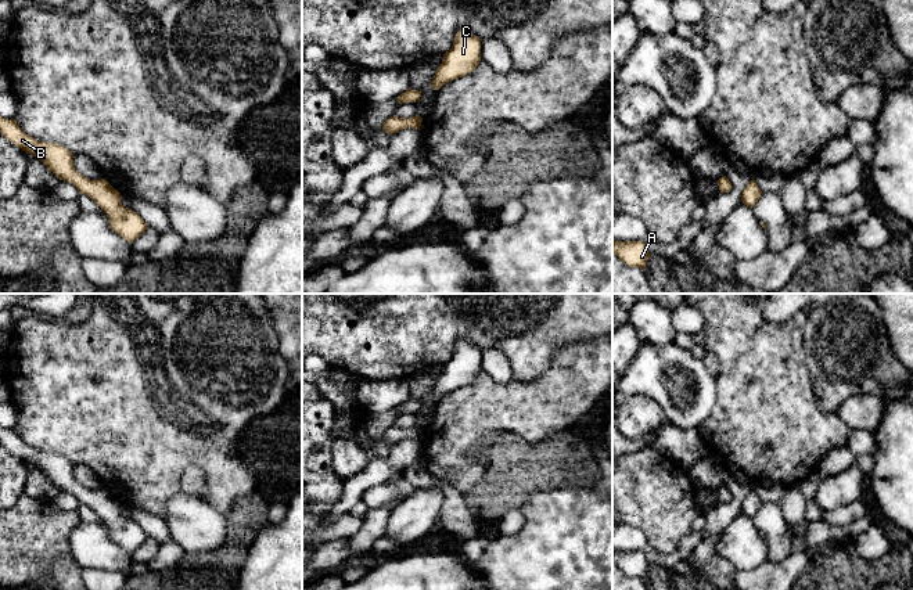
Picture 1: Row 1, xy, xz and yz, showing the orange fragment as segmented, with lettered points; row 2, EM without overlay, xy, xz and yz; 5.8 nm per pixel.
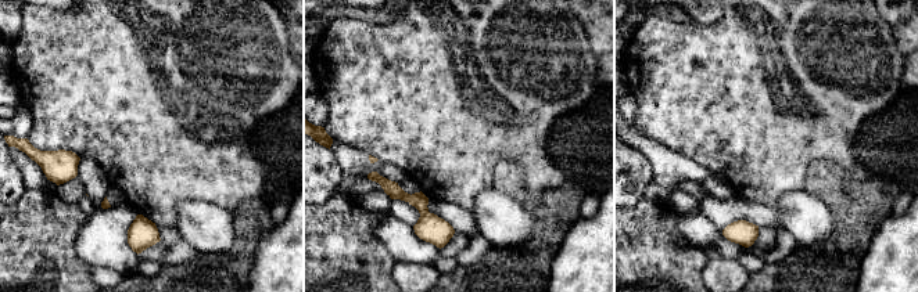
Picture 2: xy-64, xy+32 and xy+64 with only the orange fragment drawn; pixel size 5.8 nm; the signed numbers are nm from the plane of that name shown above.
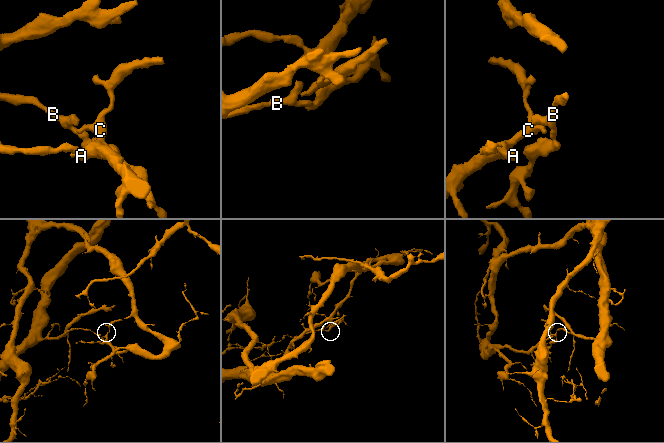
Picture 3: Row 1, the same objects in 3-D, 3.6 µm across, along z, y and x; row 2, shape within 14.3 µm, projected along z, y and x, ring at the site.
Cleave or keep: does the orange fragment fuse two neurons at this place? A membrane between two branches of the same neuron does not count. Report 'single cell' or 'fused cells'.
fused cells

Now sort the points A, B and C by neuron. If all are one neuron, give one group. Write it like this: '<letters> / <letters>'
A C / B

